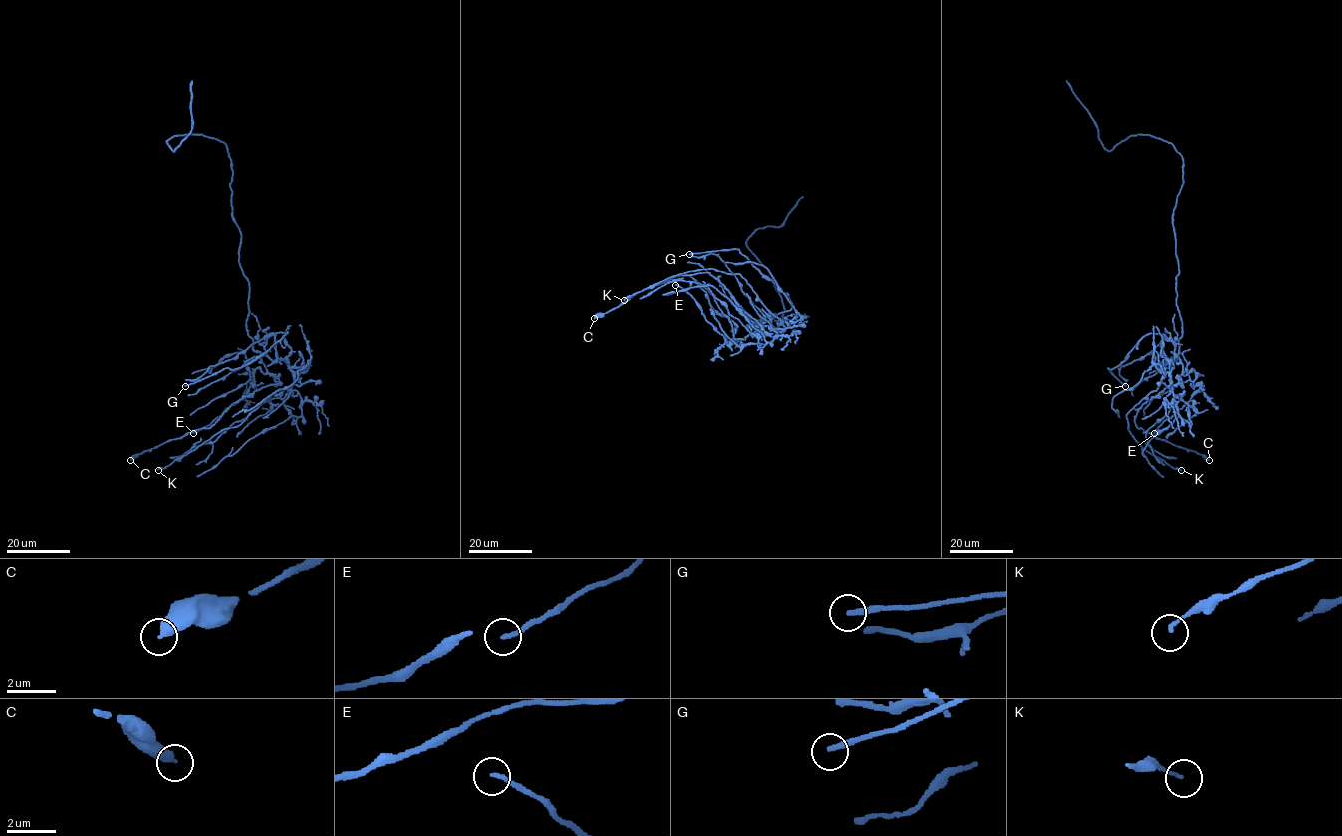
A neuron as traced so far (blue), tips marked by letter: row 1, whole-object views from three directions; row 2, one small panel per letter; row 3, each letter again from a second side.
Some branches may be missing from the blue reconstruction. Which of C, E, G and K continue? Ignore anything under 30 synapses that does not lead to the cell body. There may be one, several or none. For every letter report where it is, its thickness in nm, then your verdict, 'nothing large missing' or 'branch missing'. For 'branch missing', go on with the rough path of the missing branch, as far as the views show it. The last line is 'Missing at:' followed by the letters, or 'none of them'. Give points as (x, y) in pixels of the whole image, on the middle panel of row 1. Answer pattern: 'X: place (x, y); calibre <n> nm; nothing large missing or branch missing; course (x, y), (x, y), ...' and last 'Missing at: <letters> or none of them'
C: place (594, 318); calibre 400 nm; nothing large missing
E: place (675, 285); calibre 170 nm; nothing large missing
G: place (689, 254); calibre 220 nm; nothing large missing
K: place (624, 300); calibre 120 nm; nothing large missing
Missing at: none of them

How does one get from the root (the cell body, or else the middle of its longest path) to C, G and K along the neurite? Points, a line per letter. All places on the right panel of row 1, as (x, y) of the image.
C: (1176, 281), (1181, 373), (1178, 383), (1146, 401), (1134, 420), (1156, 438), (1209, 460)
G: (1176, 281), (1179, 352), (1160, 334), (1144, 335), (1123, 361), (1108, 368), (1125, 386)
K: (1176, 281), (1182, 332), (1179, 352), (1171, 361), (1174, 368), (1126, 416), (1128, 429), (1143, 448), (1181, 470)

